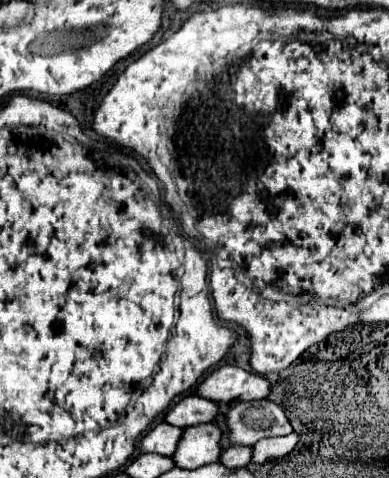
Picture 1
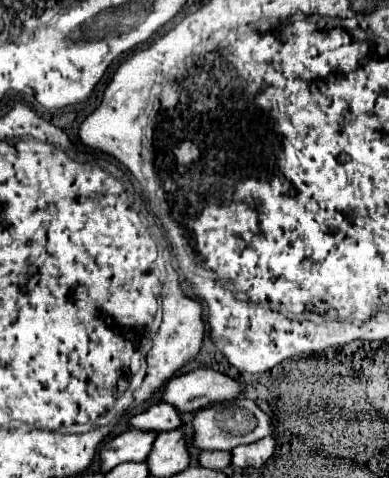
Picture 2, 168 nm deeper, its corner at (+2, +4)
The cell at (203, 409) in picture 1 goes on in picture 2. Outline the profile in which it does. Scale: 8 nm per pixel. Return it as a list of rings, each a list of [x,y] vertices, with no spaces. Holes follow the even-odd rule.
[[[154,404],[142,414],[136,414],[128,422],[130,428],[142,432],[166,432],[176,430],[180,426],[180,414],[170,404]]]

